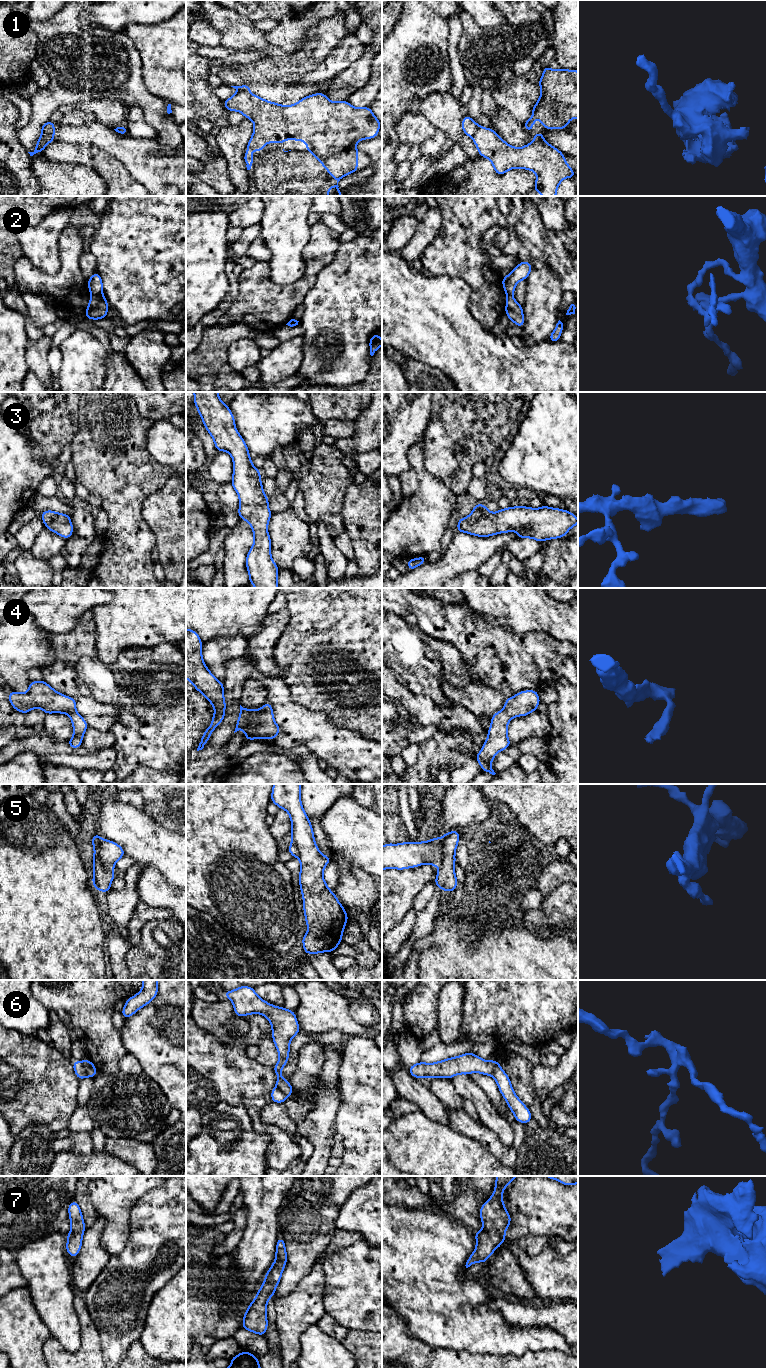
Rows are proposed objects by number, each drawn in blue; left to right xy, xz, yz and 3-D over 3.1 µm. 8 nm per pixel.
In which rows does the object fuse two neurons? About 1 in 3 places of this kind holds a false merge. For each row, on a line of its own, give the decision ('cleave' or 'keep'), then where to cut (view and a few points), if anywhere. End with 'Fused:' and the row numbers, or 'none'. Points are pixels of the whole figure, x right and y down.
1: cleave; cut xz (237, 90), (248, 92)
2: cleave; cut xy (101, 293), (91, 295)
3: keep; cut none
4: keep; cut none
5: cleave; cut xy (100, 839), (98, 847), (99, 859), (104, 865), (112, 869)
6: cleave; cut xy (82, 1062), (87, 1075)
7: keep; cut none
Fused: 1, 2, 5, 6

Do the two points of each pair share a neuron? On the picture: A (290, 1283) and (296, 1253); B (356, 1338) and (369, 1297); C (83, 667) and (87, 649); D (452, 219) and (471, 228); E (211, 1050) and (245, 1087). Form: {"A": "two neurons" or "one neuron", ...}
{"A": "one neuron", "B": "two neurons", "C": "two neurons", "D": "one neuron", "E": "one neuron"}

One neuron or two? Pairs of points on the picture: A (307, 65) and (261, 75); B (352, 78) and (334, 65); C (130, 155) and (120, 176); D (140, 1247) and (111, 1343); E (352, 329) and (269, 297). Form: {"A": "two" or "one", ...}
{"A": "one", "B": "two", "C": "two", "D": "one", "E": "two"}

